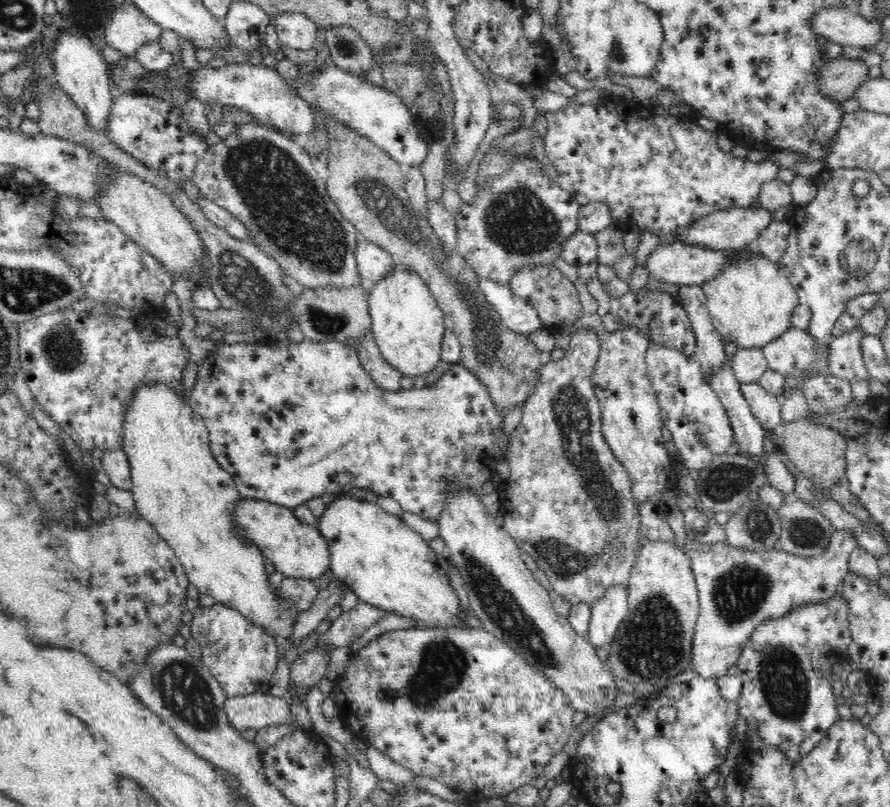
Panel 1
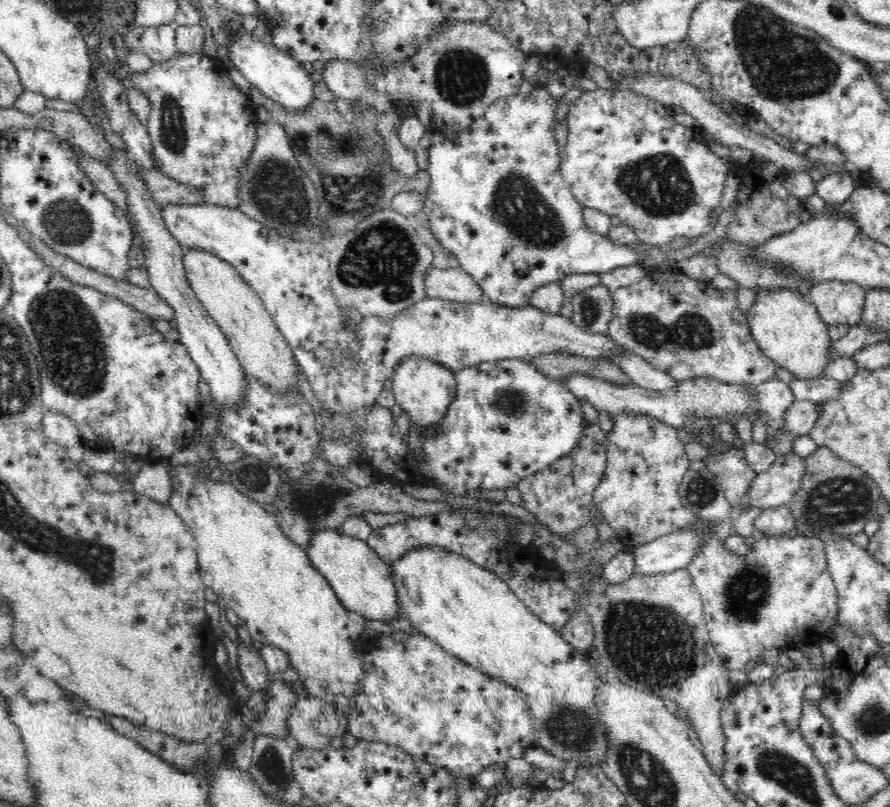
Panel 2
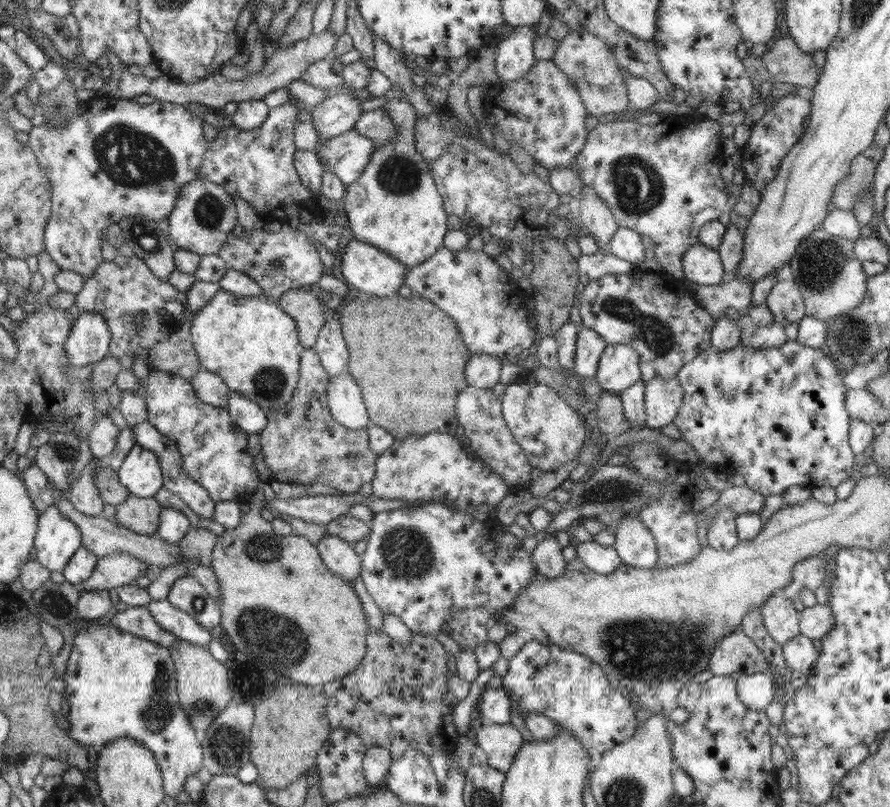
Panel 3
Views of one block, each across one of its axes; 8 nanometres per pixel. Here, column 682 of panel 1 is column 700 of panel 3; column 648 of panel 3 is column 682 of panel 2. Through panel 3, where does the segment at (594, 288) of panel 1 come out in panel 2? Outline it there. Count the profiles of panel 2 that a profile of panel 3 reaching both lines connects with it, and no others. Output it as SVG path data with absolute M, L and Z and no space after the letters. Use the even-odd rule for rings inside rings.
M654 267L642 280L611 291L613 318L608 337L627 352L637 354L654 368L669 374L674 380L712 377L723 383L756 388L766 380L776 378L780 367L758 346L748 327L748 313L738 310L737 291L719 290L710 281L688 278L677 269L662 271Z

